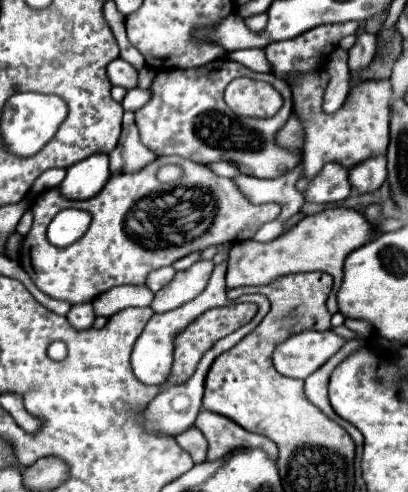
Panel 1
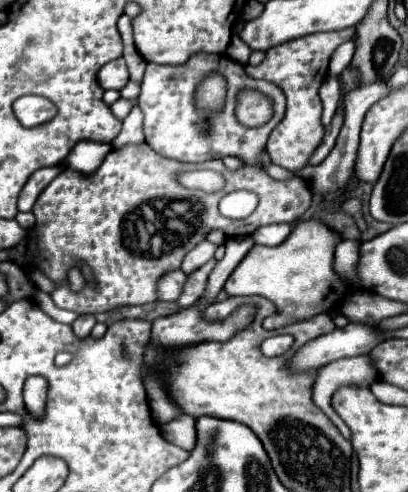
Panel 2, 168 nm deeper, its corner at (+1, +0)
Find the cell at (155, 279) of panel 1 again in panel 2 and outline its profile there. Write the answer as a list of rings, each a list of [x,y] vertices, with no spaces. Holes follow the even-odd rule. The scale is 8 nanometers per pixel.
[[[170,270],[170,272],[162,274],[162,276],[158,278],[158,284],[156,284],[158,300],[174,302],[174,300],[180,296],[180,292],[182,292],[184,280],[186,280],[186,274],[184,274],[182,270]]]

